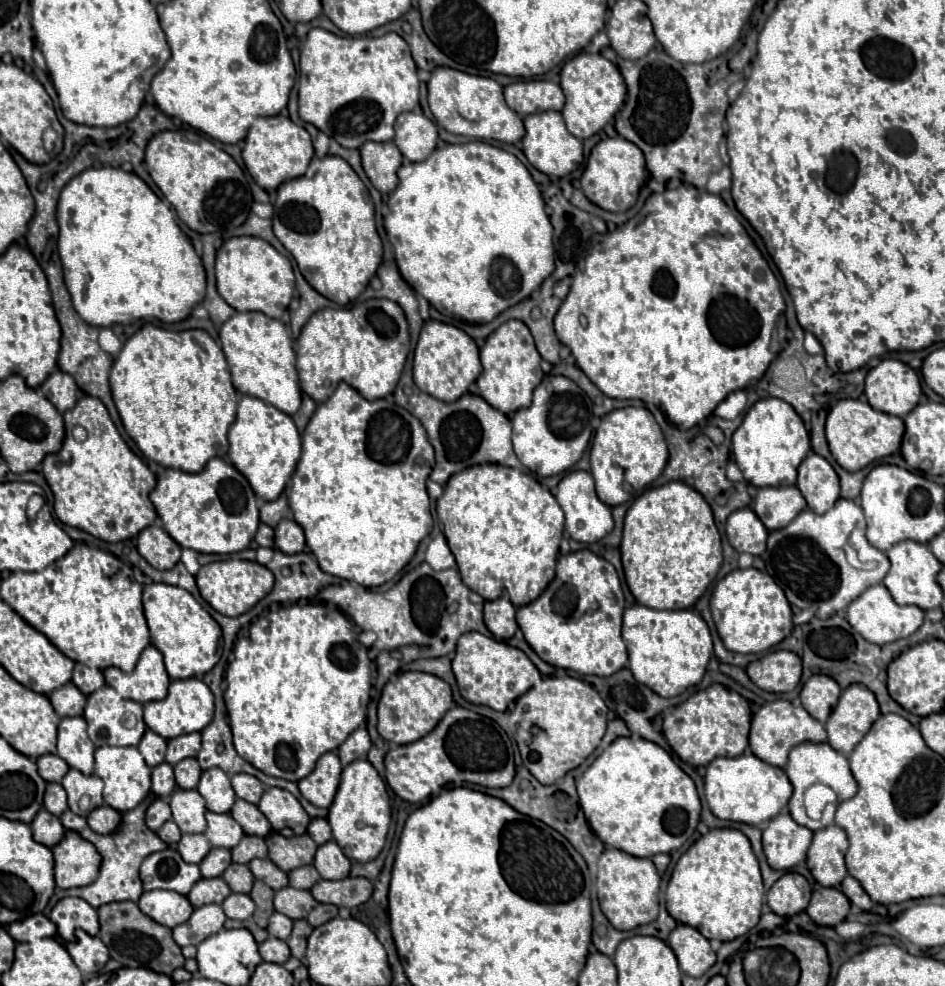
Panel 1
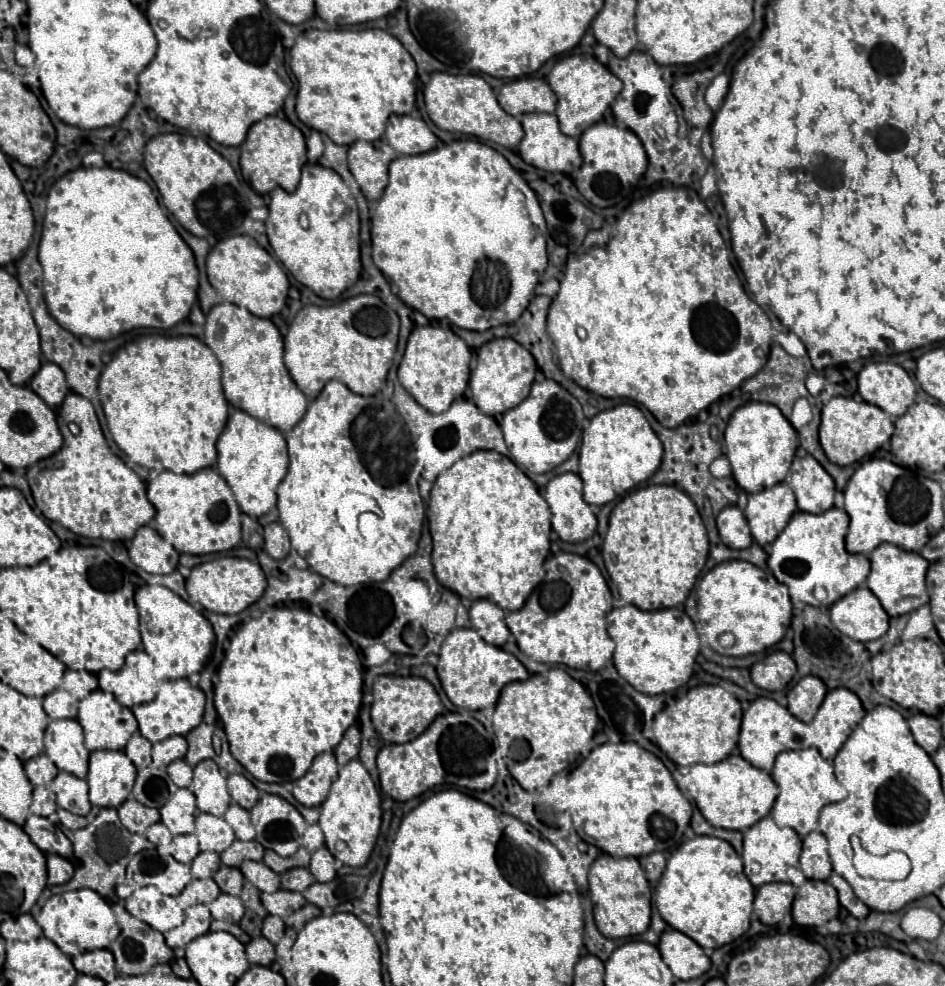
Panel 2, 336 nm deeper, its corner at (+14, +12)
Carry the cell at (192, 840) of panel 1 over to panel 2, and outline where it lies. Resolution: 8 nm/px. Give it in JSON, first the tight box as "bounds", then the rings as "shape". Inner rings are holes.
{"bounds":[170,835,200,863],"shape":[[[176,835],[170,843],[170,853],[180,863],[190,863],[198,851],[200,849],[194,835]]]}

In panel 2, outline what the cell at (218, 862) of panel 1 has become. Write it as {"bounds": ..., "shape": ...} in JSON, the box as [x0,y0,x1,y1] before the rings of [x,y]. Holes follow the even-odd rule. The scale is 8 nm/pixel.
{"bounds":[190,851,220,879],"shape":[[[202,851],[196,855],[196,859],[192,861],[190,867],[198,879],[212,877],[216,873],[216,869],[220,867],[220,855],[214,851]]]}

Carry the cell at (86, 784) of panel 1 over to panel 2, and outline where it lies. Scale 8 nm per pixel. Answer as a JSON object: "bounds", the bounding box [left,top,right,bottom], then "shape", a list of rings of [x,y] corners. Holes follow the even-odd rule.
{"bounds":[50,771,90,817],"shape":[[[60,771],[54,781],[50,783],[50,789],[56,793],[56,805],[86,817],[90,811],[90,801],[88,801],[88,783],[72,773]]]}

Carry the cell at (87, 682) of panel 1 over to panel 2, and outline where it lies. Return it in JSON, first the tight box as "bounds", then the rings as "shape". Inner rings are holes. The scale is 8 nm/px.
{"bounds":[64,671,96,697],"shape":[[[68,671],[64,675],[64,685],[68,685],[72,695],[82,697],[96,687],[96,675],[88,673],[88,671]]]}

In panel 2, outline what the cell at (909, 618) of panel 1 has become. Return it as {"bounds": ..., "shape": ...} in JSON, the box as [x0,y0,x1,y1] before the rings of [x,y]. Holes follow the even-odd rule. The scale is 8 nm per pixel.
{"bounds":[830,587,890,641],"shape":[[[858,587],[830,607],[836,629],[854,641],[872,641],[888,631],[890,615],[868,587]]]}

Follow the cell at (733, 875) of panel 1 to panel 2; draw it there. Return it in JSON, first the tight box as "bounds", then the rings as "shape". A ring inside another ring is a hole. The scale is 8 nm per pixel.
{"bounds":[653,835,754,949],"shape":[[[696,835],[682,843],[670,855],[653,892],[653,902],[662,919],[704,949],[722,947],[746,933],[750,927],[752,901],[754,887],[744,873],[742,859],[728,841],[710,835]]]}

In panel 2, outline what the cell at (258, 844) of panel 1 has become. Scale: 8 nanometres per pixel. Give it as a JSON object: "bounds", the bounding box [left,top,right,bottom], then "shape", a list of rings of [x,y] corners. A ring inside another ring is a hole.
{"bounds":[220,839,264,867],"shape":[[[236,839],[226,851],[220,853],[220,859],[224,865],[228,867],[238,867],[240,861],[244,859],[252,859],[252,861],[262,861],[264,855],[264,847],[258,841],[240,841]]]}

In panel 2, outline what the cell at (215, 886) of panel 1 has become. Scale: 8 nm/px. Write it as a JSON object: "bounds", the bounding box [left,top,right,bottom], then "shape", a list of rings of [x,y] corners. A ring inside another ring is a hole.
{"bounds":[178,879,220,907],"shape":[[[192,879],[186,889],[178,895],[178,901],[182,907],[188,905],[196,905],[196,903],[210,903],[212,899],[216,899],[220,895],[218,885],[214,883],[214,879]]]}

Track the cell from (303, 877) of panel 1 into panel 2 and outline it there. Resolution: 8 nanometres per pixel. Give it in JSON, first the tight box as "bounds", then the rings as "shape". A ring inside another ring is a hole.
{"bounds":[280,867,316,891],"shape":[[[294,867],[294,869],[288,869],[280,875],[282,879],[282,889],[288,889],[288,891],[304,891],[308,885],[312,885],[316,879],[312,877],[312,873],[306,869],[306,867]]]}

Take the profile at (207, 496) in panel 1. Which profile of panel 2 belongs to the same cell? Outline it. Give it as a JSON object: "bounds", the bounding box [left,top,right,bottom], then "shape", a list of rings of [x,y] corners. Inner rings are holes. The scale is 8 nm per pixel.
{"bounds":[148,467,242,554],"shape":[[[210,467],[192,475],[160,471],[148,483],[148,499],[156,509],[152,527],[180,554],[223,553],[241,542],[242,509],[224,477]]]}

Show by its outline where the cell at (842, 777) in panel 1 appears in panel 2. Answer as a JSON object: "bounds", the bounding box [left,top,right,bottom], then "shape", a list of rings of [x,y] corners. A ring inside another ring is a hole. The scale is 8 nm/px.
{"bounds":[768,749,848,835],"shape":[[[796,749],[796,751],[784,751],[776,757],[774,769],[768,773],[776,785],[780,787],[780,793],[772,807],[772,817],[780,827],[792,827],[800,835],[808,835],[810,831],[818,829],[818,815],[820,809],[828,803],[842,801],[848,797],[848,791],[836,781],[832,765],[820,755],[818,749]]]}

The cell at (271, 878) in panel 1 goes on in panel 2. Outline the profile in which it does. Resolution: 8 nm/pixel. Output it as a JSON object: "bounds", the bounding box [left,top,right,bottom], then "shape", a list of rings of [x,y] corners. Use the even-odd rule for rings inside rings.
{"bounds":[240,861,280,893],"shape":[[[242,861],[240,871],[246,877],[246,881],[256,885],[260,891],[274,893],[280,889],[280,875],[268,869],[262,861]]]}

